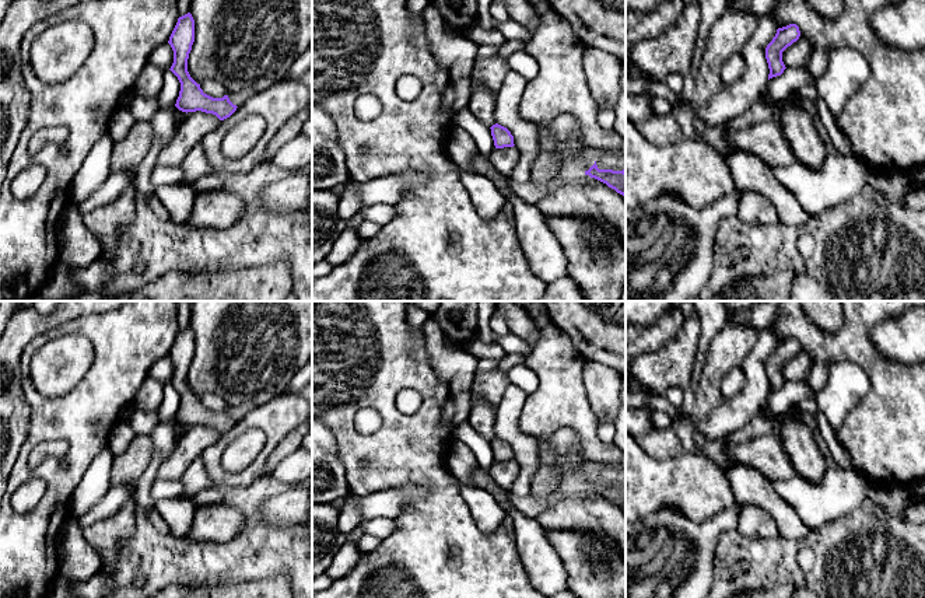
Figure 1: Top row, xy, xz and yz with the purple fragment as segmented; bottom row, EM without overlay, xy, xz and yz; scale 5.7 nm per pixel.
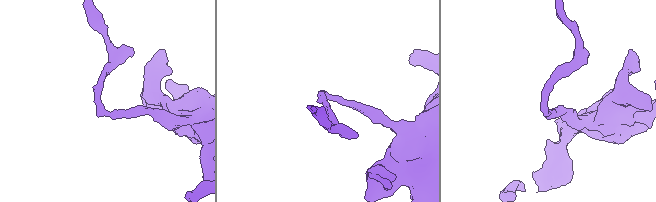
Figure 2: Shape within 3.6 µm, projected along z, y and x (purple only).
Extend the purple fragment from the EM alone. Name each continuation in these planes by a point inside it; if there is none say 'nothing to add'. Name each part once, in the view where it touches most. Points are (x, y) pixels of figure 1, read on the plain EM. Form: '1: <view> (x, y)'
nothing to add

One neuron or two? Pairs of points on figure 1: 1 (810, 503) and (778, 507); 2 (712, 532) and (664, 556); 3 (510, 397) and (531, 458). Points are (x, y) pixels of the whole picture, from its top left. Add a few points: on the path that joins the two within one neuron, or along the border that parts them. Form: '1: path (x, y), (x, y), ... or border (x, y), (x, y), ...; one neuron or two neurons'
1: border (771, 482), (775, 492), (810, 530); two neurons
2: path (700, 538), (689, 539), (676, 552); one neuron
3: path (510, 412), (510, 432), (521, 443); one neuron

